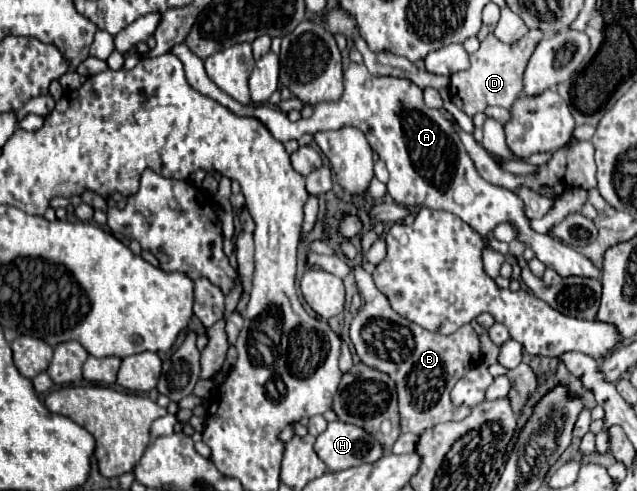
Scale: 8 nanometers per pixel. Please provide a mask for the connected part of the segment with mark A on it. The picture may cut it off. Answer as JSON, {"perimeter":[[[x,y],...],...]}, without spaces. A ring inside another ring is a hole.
{"perimeter":[[[184,43],[178,47],[172,47],[172,53],[182,61],[186,79],[190,87],[194,87],[198,93],[214,99],[234,115],[242,117],[254,117],[258,119],[278,141],[286,143],[290,139],[300,139],[304,133],[318,133],[352,125],[358,127],[372,151],[378,153],[378,157],[386,163],[390,181],[388,181],[388,195],[404,207],[430,207],[430,209],[444,209],[454,215],[458,215],[462,221],[470,223],[482,237],[488,237],[490,231],[500,223],[510,223],[516,227],[518,235],[516,239],[528,247],[532,247],[536,259],[540,259],[546,267],[554,269],[560,277],[580,275],[580,277],[600,277],[600,271],[578,251],[570,249],[562,241],[558,241],[552,235],[540,235],[530,227],[530,219],[524,215],[524,203],[522,199],[504,187],[492,185],[486,179],[482,179],[474,167],[474,161],[470,155],[466,155],[466,149],[462,147],[462,141],[458,133],[454,131],[452,123],[438,111],[424,105],[424,91],[410,83],[408,79],[398,77],[378,77],[368,73],[364,63],[350,63],[350,67],[344,71],[344,95],[338,103],[320,103],[314,107],[310,119],[300,119],[292,123],[280,109],[268,107],[268,105],[242,105],[234,101],[230,95],[226,95],[222,89],[218,89],[204,71],[204,61],[198,59]],[[460,185],[470,185],[474,191],[474,199],[468,205],[460,205],[454,199],[454,191]]]}

